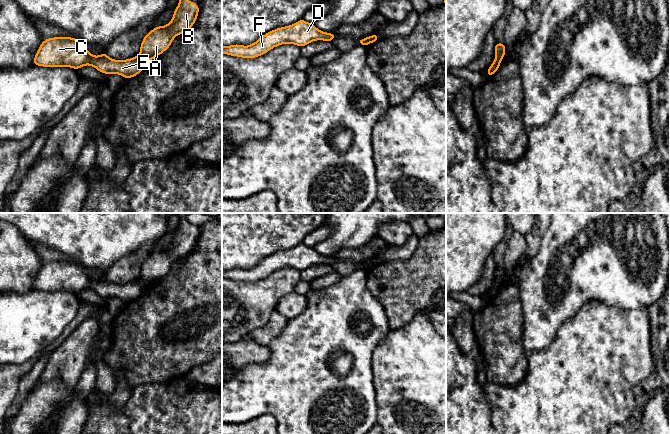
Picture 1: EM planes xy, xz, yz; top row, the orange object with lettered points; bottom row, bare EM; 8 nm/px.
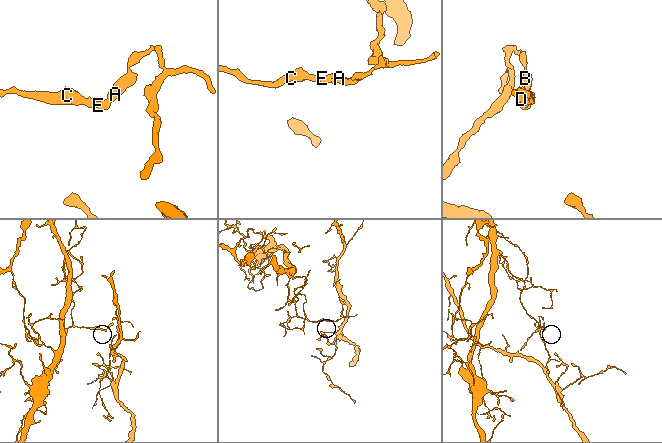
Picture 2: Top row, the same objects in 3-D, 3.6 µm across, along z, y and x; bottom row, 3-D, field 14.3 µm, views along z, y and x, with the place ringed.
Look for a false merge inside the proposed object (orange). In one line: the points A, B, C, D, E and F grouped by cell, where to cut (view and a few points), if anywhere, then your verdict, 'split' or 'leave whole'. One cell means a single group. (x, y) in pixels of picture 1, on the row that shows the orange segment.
groups A B / C D E F; cut xy (138, 56), (145, 61); split

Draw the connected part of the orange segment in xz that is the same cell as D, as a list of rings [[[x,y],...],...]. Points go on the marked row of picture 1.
[[[301,19],[295,24],[272,30],[249,46],[234,44],[222,45],[222,54],[242,58],[256,58],[266,54],[269,50],[284,43],[295,44],[303,47],[316,40],[329,41],[335,39],[336,34],[322,32],[313,23]]]

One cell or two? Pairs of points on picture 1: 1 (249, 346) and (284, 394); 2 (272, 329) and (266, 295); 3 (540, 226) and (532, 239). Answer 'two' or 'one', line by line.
1: two
2: two
3: one

